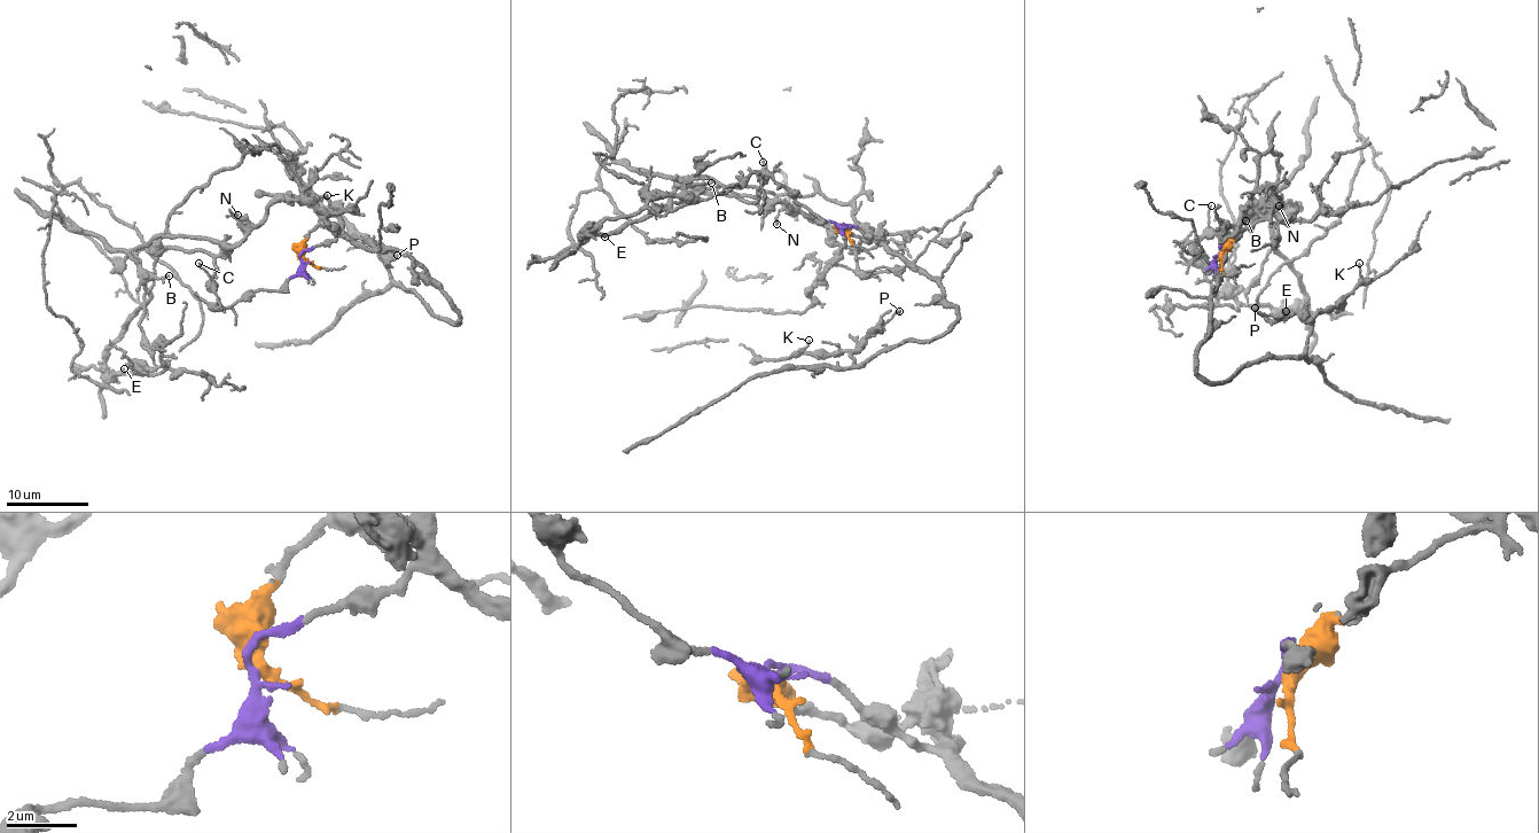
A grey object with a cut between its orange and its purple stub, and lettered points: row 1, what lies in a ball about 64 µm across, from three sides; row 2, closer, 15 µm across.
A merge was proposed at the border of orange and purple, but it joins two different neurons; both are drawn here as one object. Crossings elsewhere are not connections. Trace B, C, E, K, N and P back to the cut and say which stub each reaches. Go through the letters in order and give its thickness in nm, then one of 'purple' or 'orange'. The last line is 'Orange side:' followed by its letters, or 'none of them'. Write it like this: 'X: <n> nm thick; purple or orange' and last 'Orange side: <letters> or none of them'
B: 120 nm thick; orange
C: 120 nm thick; orange
E: 140 nm thick; orange
K: 120 nm thick; purple
N: 150 nm thick; orange
P: 160 nm thick; purple
Orange side: B, C, E, N

